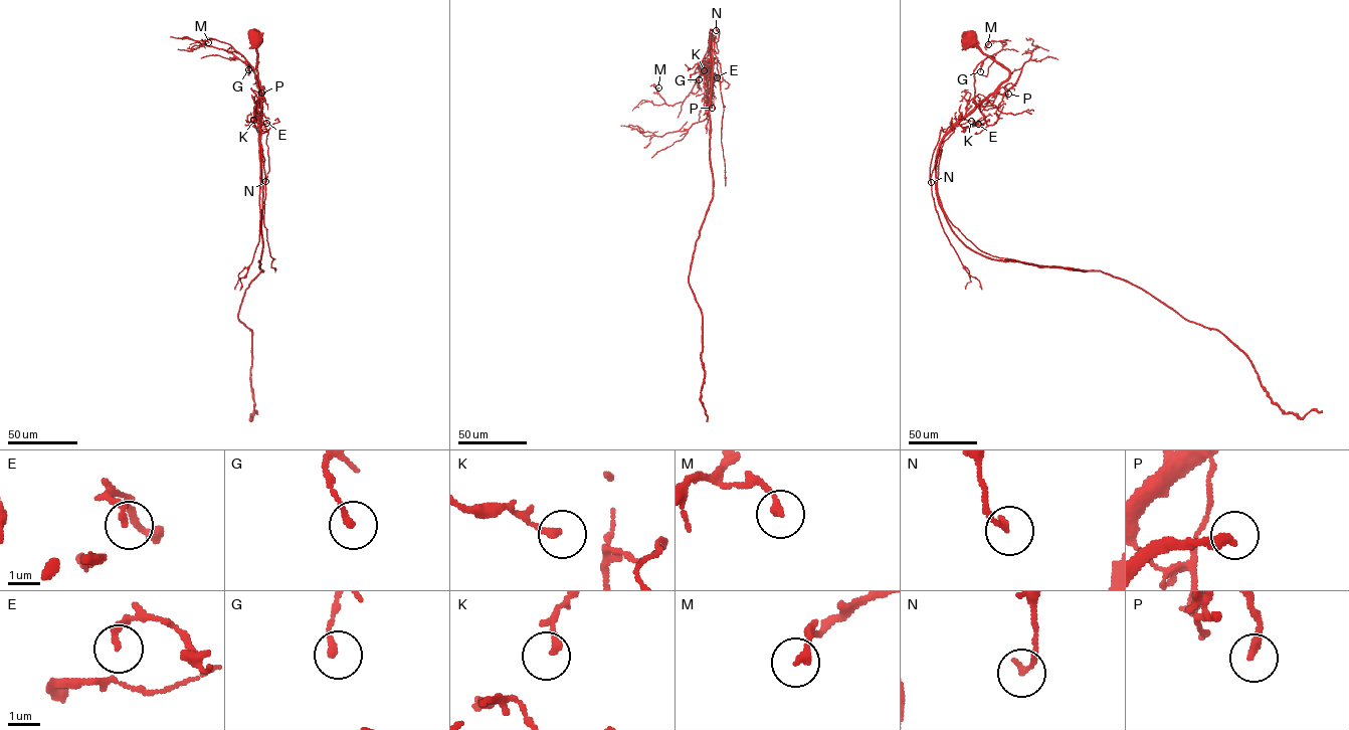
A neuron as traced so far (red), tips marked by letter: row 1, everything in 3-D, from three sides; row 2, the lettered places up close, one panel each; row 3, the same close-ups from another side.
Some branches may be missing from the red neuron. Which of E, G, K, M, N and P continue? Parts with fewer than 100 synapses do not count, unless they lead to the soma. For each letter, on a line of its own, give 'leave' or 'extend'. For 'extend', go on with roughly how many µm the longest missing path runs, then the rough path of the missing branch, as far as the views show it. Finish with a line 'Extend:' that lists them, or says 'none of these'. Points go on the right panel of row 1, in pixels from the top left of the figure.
E: leave
G: leave
K: leave
M: leave
N: leave
P: leave
Extend: none of these

